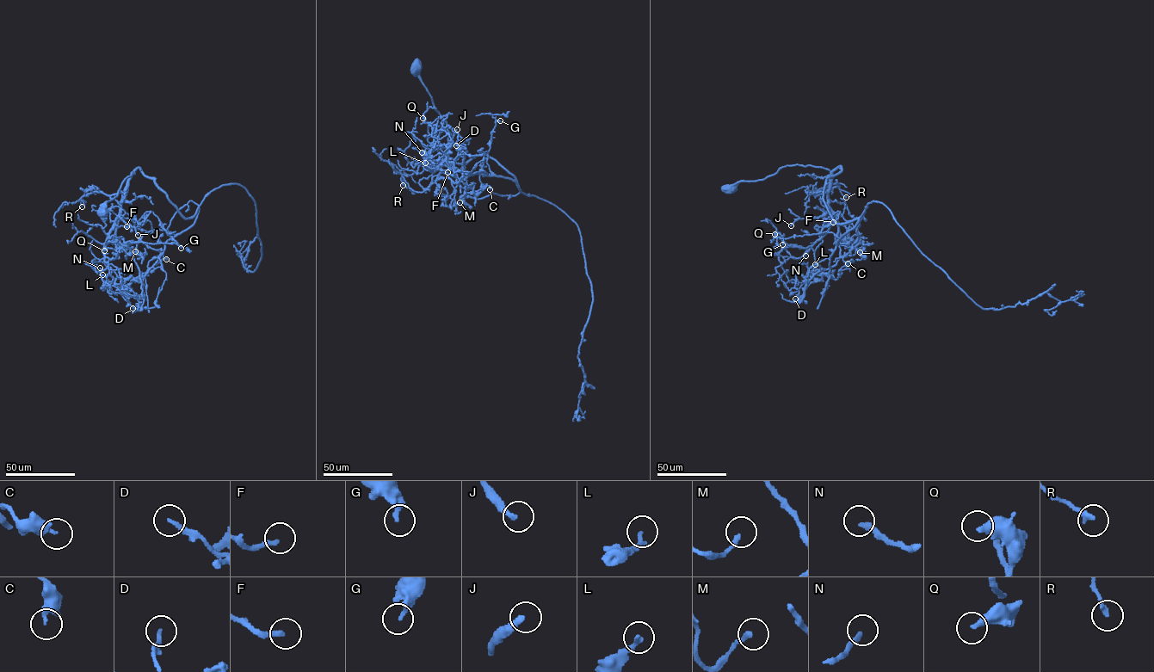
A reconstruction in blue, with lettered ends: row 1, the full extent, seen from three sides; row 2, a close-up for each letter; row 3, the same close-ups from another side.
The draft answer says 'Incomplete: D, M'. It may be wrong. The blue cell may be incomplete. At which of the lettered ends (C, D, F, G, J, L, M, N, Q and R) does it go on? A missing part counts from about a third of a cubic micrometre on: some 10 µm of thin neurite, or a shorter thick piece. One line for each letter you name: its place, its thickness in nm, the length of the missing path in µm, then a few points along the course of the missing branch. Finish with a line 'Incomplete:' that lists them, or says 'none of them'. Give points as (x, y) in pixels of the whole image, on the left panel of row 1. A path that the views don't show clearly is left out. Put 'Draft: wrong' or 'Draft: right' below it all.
M: at (135, 251); 240 nm thick; about 15 µm are missing
N: at (100, 268); 240 nm thick; about 25 µm are missing
Incomplete: M, N
Draft: wrong

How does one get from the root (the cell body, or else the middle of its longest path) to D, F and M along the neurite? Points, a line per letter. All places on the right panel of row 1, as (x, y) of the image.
D: (726, 188), (787, 165), (830, 171), (829, 200), (840, 255), (795, 299)
F: (726, 188), (741, 181), (765, 178), (787, 165), (823, 167), (830, 171), (829, 206), (830, 220), (833, 222)
M: (726, 188), (765, 178), (787, 165), (826, 168), (829, 206), (838, 228), (836, 242), (860, 252)

